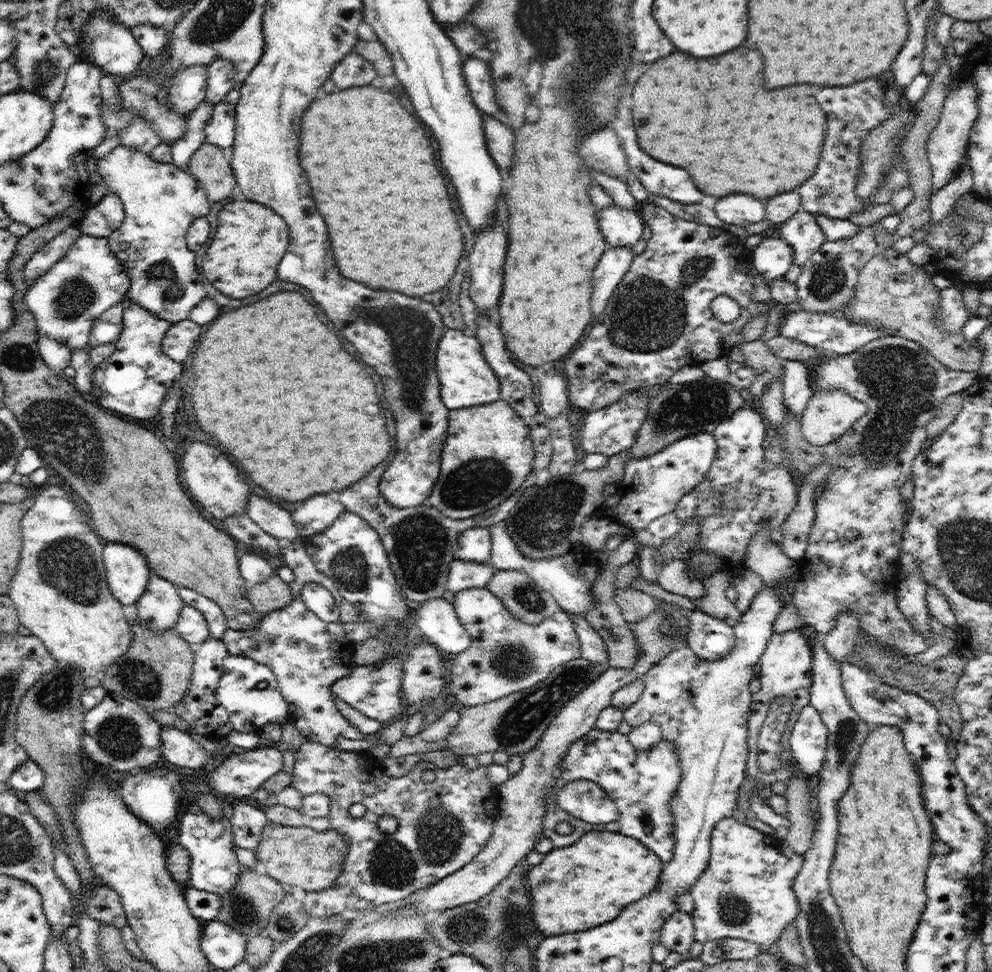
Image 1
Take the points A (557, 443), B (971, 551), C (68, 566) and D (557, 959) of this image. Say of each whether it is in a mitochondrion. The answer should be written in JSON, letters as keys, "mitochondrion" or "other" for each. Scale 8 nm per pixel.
{"A":"other","B":"mitochondrion","C":"mitochondrion","D":"other"}

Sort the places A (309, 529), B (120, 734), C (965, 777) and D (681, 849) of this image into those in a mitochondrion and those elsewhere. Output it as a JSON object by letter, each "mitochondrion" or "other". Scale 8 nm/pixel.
{"A":"other","B":"mitochondrion","C":"other","D":"other"}

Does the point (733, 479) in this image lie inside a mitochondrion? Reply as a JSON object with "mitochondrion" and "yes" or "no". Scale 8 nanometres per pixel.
{"mitochondrion":"no"}

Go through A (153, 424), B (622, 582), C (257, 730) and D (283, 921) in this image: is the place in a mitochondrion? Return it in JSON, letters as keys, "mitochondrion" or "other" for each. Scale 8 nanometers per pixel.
{"A":"other","B":"other","C":"other","D":"mitochondrion"}

